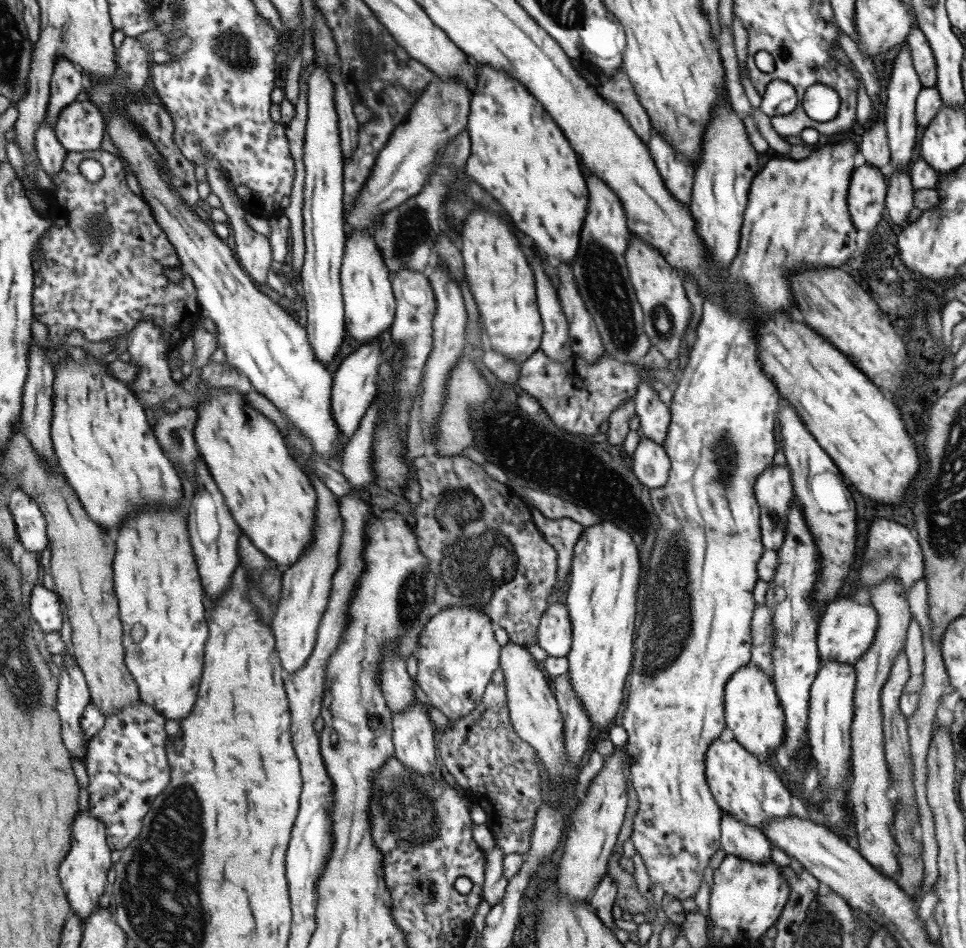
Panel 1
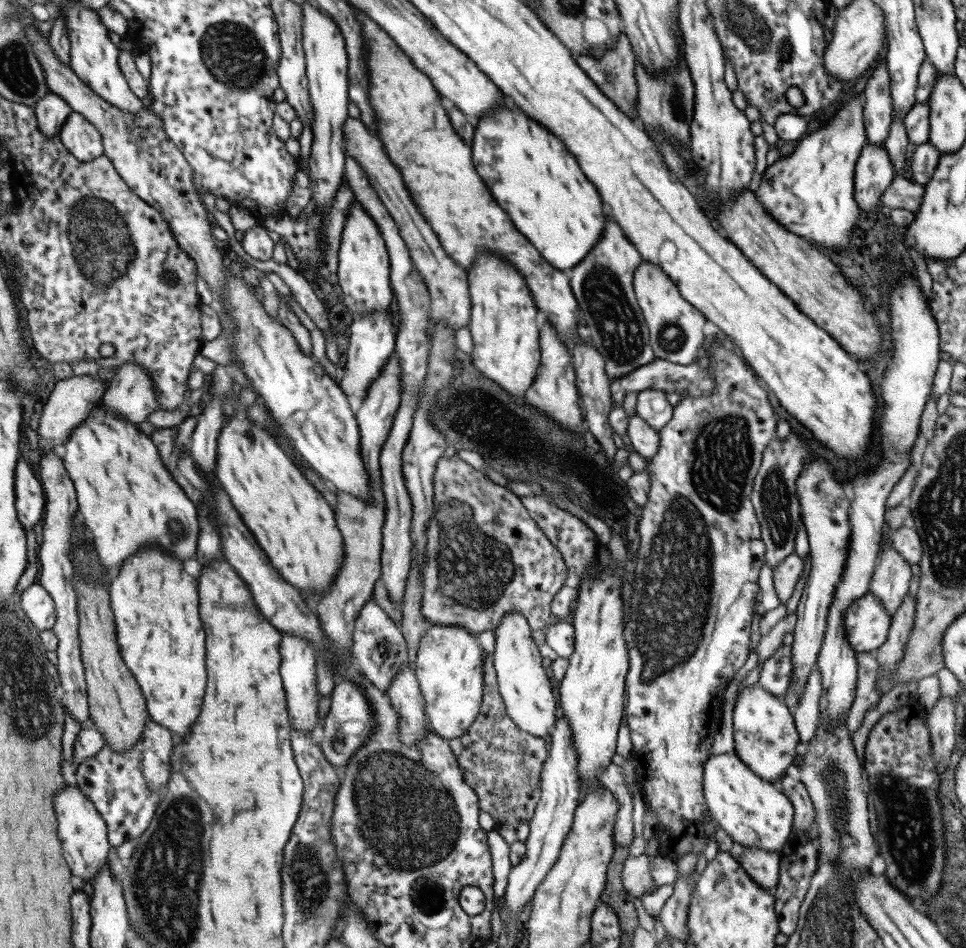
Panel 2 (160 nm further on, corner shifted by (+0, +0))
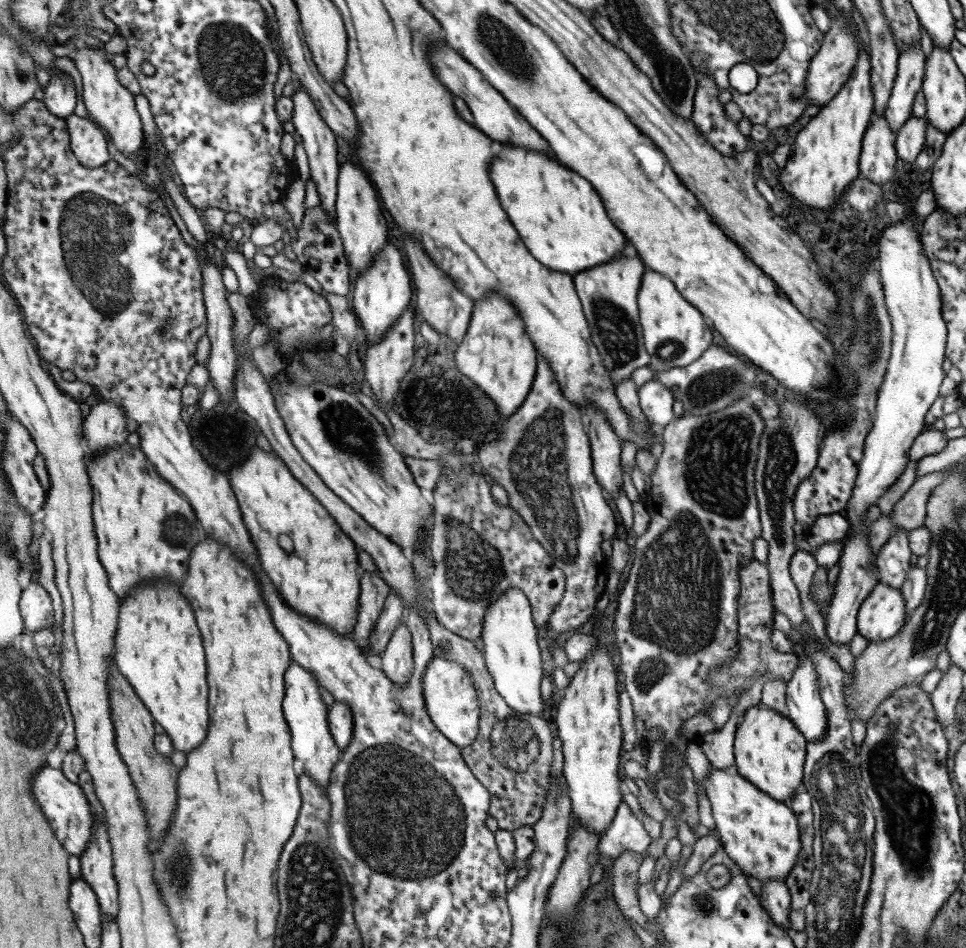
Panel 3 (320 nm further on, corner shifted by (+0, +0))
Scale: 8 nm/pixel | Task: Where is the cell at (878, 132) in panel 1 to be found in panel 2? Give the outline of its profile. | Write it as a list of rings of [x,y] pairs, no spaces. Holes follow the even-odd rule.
[[[885,58],[873,68],[863,90],[862,118],[866,132],[866,143],[884,146],[891,126],[891,96],[889,96],[889,75]]]

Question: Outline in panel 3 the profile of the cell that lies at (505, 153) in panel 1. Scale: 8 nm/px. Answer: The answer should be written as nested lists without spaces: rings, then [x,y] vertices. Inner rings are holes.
[[[493,142],[493,149],[488,173],[499,204],[537,262],[573,277],[624,252],[627,240],[606,216],[595,189],[555,159],[554,154],[547,157],[537,151],[497,142]]]

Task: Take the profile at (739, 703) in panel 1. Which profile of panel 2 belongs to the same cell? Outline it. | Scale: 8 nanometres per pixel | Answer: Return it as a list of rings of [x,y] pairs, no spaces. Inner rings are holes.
[[[758,683],[737,689],[732,710],[733,753],[755,776],[778,784],[795,757],[800,756],[799,736],[791,710],[782,698],[775,698]]]

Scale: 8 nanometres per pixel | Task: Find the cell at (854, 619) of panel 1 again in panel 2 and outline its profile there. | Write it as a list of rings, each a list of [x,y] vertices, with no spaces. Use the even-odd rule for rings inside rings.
[[[865,594],[849,604],[844,614],[843,632],[854,652],[875,652],[887,639],[890,616],[873,594]]]

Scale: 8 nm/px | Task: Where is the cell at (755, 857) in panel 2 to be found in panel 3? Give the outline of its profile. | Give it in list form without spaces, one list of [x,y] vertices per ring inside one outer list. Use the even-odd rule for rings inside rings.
[[[766,880],[760,882],[760,905],[767,911],[777,926],[790,930],[789,905],[790,896],[783,880]]]

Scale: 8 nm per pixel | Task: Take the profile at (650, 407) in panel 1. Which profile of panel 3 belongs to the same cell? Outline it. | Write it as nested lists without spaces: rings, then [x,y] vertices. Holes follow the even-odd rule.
[[[652,378],[636,389],[638,405],[644,418],[651,424],[663,428],[673,418],[671,392],[657,379]]]

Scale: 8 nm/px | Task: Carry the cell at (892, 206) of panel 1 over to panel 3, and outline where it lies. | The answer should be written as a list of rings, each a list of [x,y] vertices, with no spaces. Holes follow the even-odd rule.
[[[919,42],[898,54],[895,80],[884,110],[885,122],[894,136],[911,117],[913,98],[921,89],[925,61]]]

